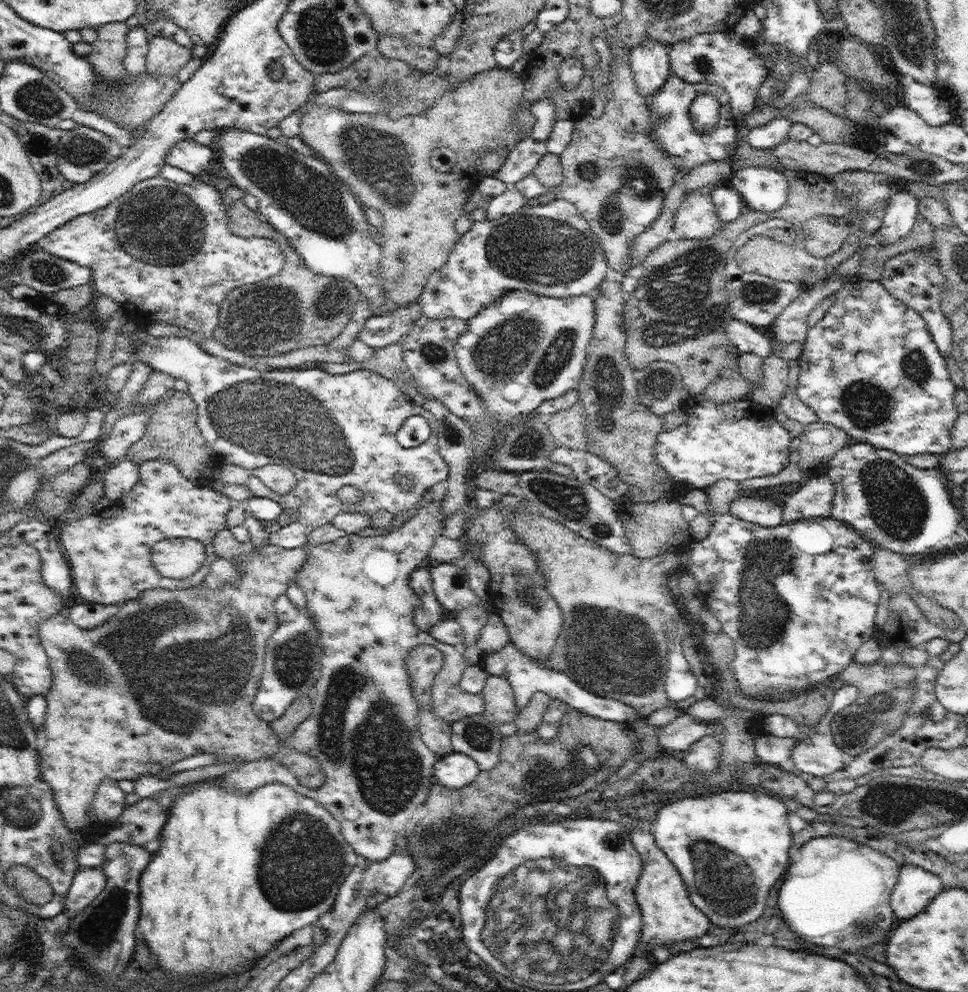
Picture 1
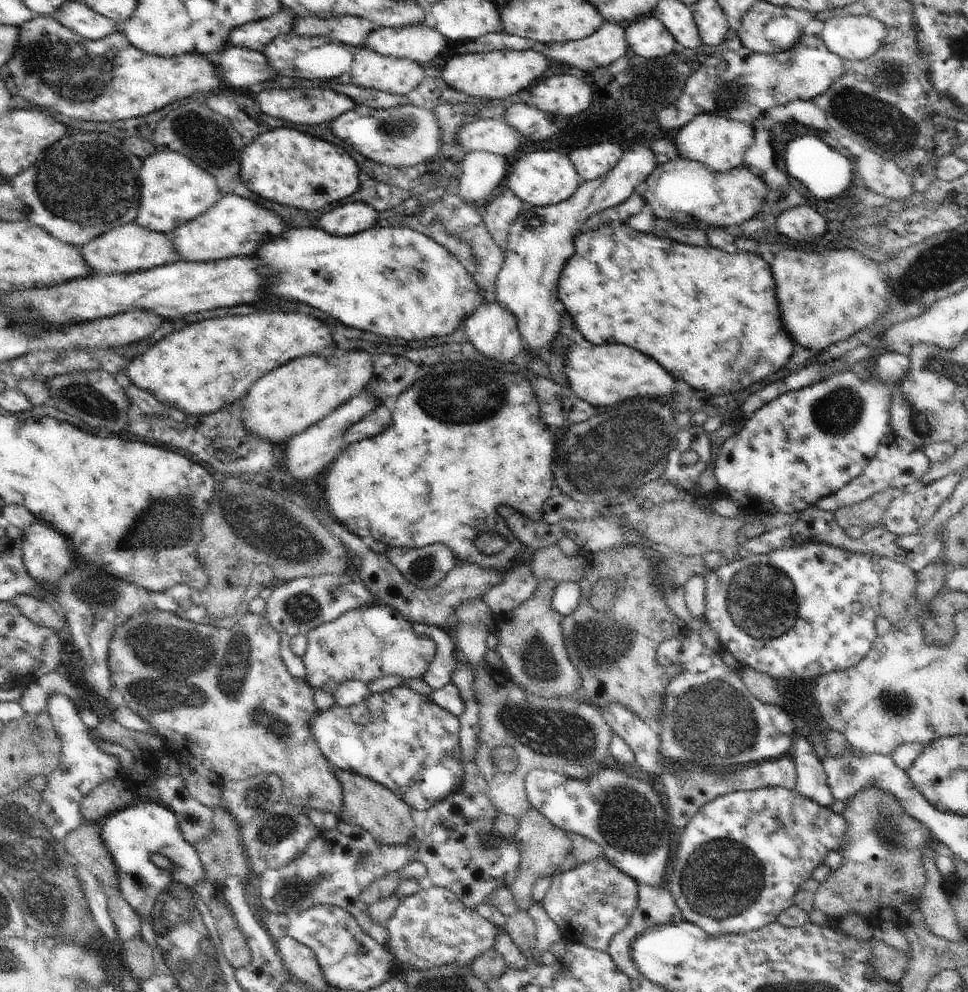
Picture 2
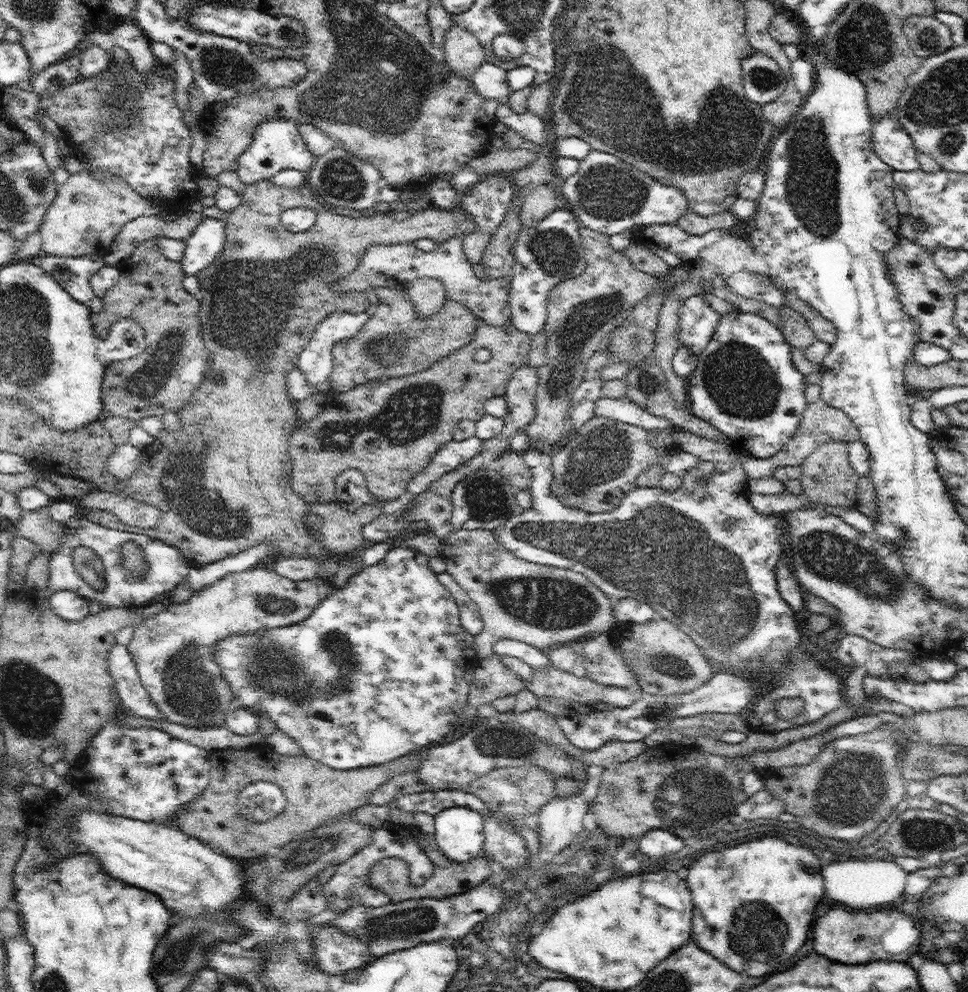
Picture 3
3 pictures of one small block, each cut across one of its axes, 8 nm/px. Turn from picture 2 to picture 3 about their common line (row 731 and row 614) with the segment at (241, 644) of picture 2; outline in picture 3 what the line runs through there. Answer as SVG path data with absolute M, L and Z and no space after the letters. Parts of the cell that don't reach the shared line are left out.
M256 568L248 569L237 573L228 573L226 577L212 583L212 585L206 586L205 590L196 591L196 593L189 594L186 601L177 603L171 601L171 603L162 612L154 613L152 616L146 617L140 625L136 626L133 637L130 643L128 643L127 649L131 652L132 660L136 663L136 668L139 674L142 684L146 688L148 694L150 694L150 700L156 704L156 708L160 710L160 715L170 722L176 722L176 724L182 724L183 726L190 726L191 728L208 729L221 726L225 722L225 715L227 709L230 708L230 701L234 700L234 689L230 687L230 683L226 682L226 679L222 676L222 665L216 661L216 644L222 642L222 640L228 640L228 638L234 638L234 636L244 636L244 634L254 634L258 630L272 630L272 628L287 627L291 624L307 619L312 611L318 607L318 605L330 596L334 590L334 586L330 582L322 580L322 578L310 578L310 580L294 581L280 576L276 571Z

